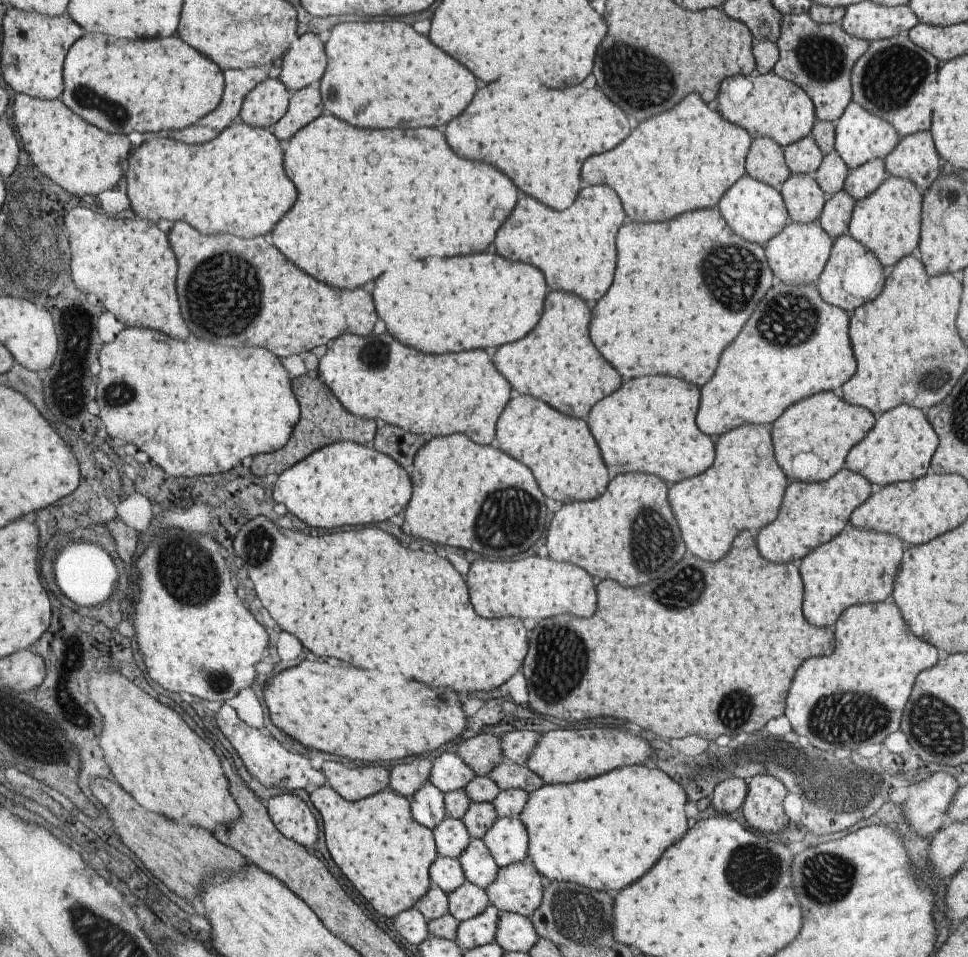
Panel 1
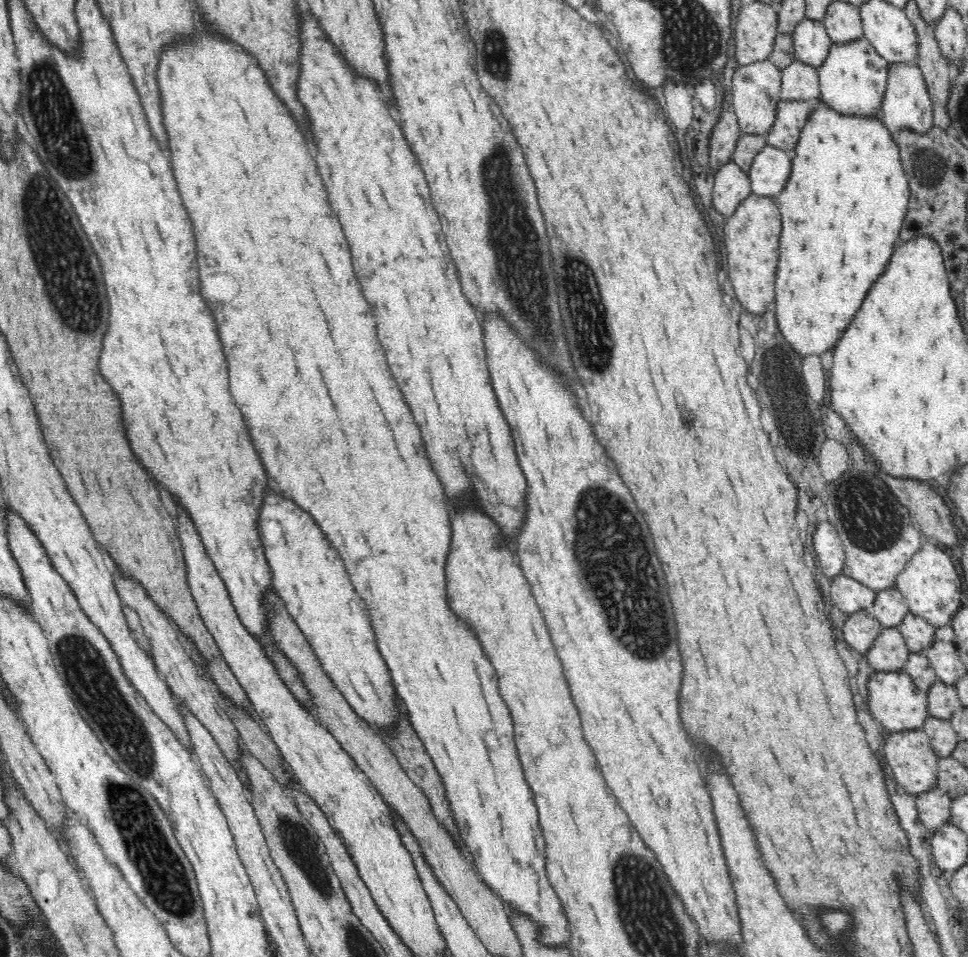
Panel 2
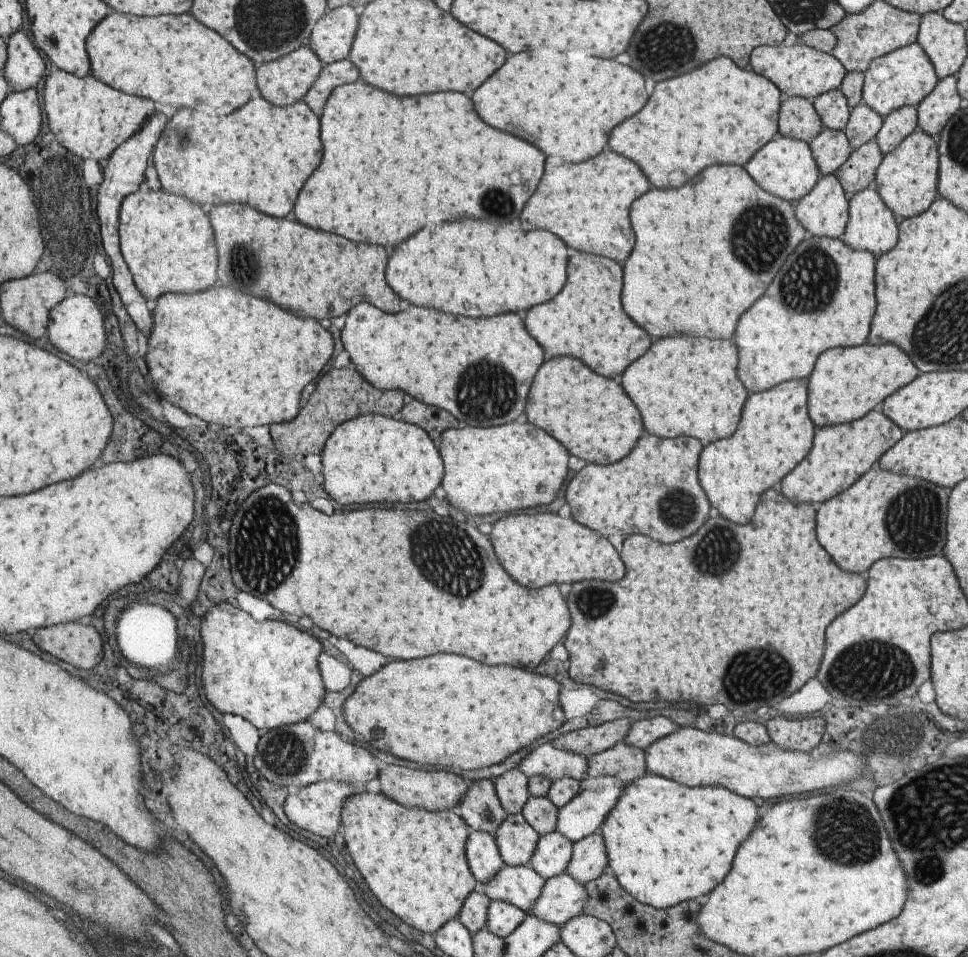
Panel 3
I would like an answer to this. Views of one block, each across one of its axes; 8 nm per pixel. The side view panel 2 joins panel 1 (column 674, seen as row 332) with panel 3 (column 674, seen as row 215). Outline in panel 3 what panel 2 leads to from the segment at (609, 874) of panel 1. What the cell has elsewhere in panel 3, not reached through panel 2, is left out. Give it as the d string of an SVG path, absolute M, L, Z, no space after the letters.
M645 773L643 776L639 776L639 778L627 783L623 789L624 792L608 814L607 820L605 820L604 824L599 828L599 832L604 837L605 850L608 853L607 871L610 871L616 877L617 882L620 883L633 898L636 898L637 902L644 903L647 906L656 907L657 909L667 909L680 902L693 899L698 900L701 896L711 893L712 890L716 888L716 885L719 885L727 876L729 869L731 868L731 858L736 856L740 844L749 836L749 833L755 829L755 826L759 821L757 805L752 799L733 794L733 791L727 790L722 786L687 788L685 785L673 782L673 779L663 778L656 774Z

